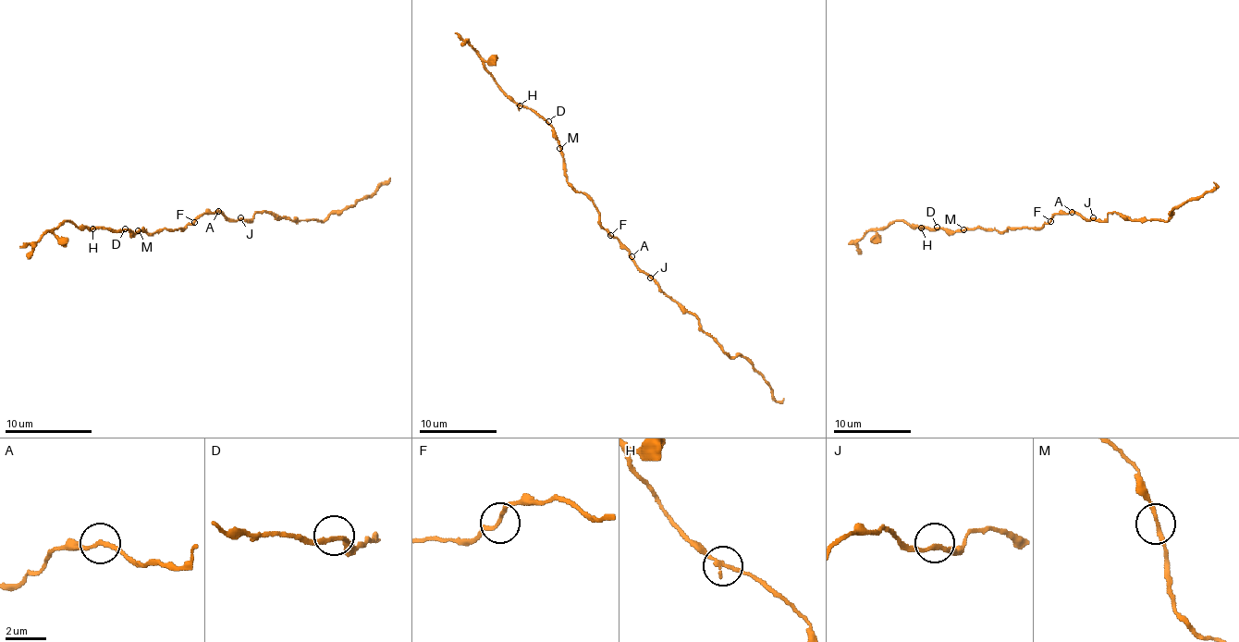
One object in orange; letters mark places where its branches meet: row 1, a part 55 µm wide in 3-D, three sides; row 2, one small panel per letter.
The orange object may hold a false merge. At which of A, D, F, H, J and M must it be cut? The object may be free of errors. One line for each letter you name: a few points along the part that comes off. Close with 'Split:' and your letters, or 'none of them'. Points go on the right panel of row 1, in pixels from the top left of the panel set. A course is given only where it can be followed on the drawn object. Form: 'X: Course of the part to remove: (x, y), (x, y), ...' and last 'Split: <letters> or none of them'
Split: none of them

